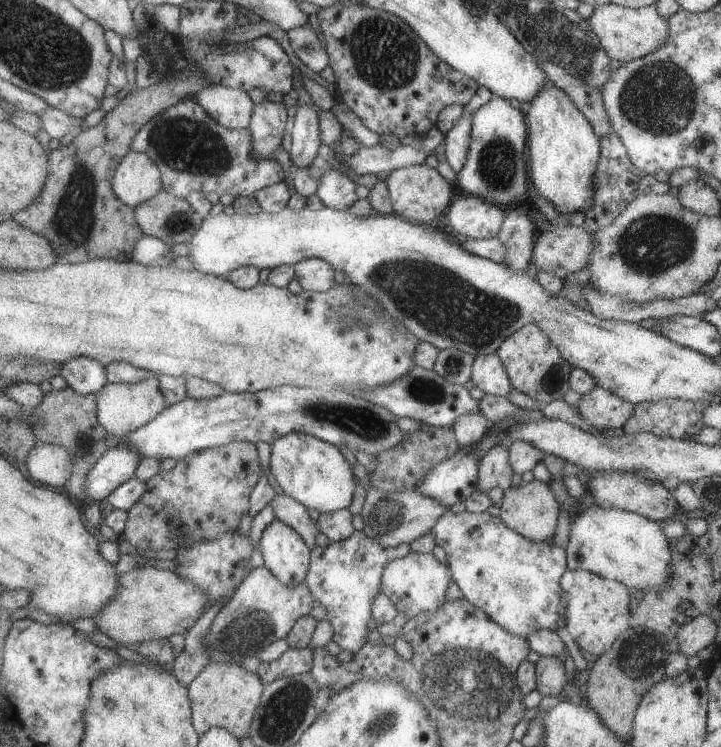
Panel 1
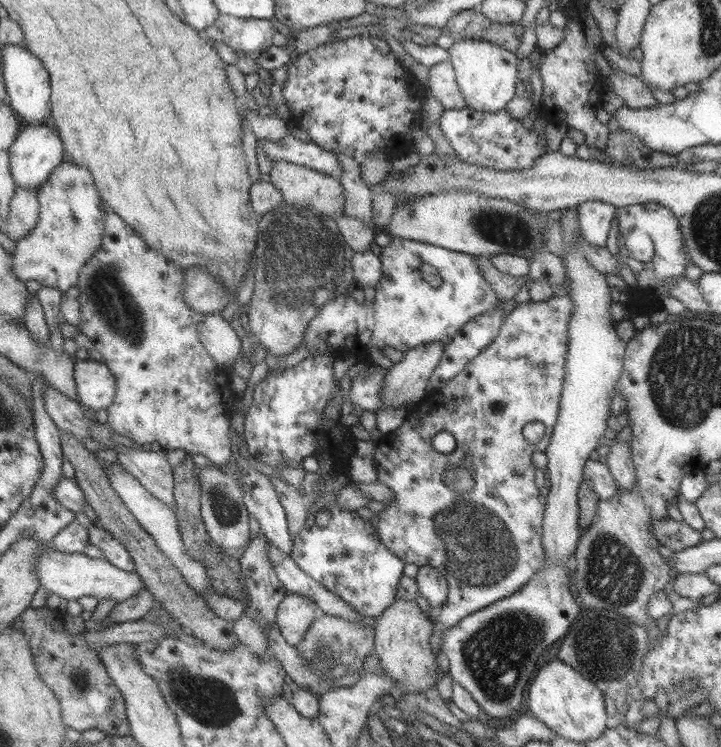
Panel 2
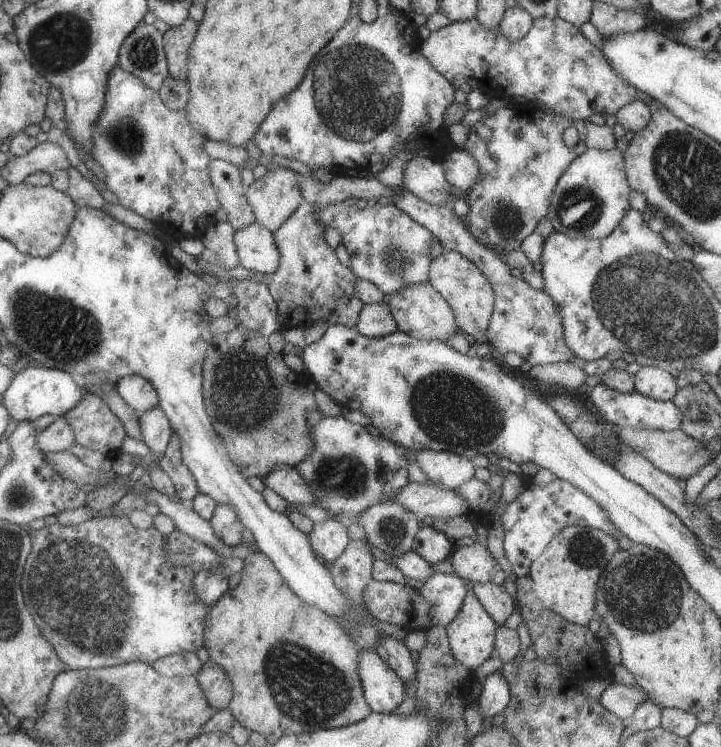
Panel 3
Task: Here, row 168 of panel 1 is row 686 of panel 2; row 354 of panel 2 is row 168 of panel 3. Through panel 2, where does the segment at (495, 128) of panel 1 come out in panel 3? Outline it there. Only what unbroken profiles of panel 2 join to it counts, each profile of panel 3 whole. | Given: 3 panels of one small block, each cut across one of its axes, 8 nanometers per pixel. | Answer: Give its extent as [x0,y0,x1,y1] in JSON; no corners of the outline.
[546,149,630,239]

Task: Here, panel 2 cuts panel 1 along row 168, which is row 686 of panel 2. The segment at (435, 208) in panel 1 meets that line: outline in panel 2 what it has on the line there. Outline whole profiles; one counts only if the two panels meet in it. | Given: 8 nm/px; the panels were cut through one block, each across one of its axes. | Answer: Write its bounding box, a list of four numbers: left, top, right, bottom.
[373,597,439,694]

